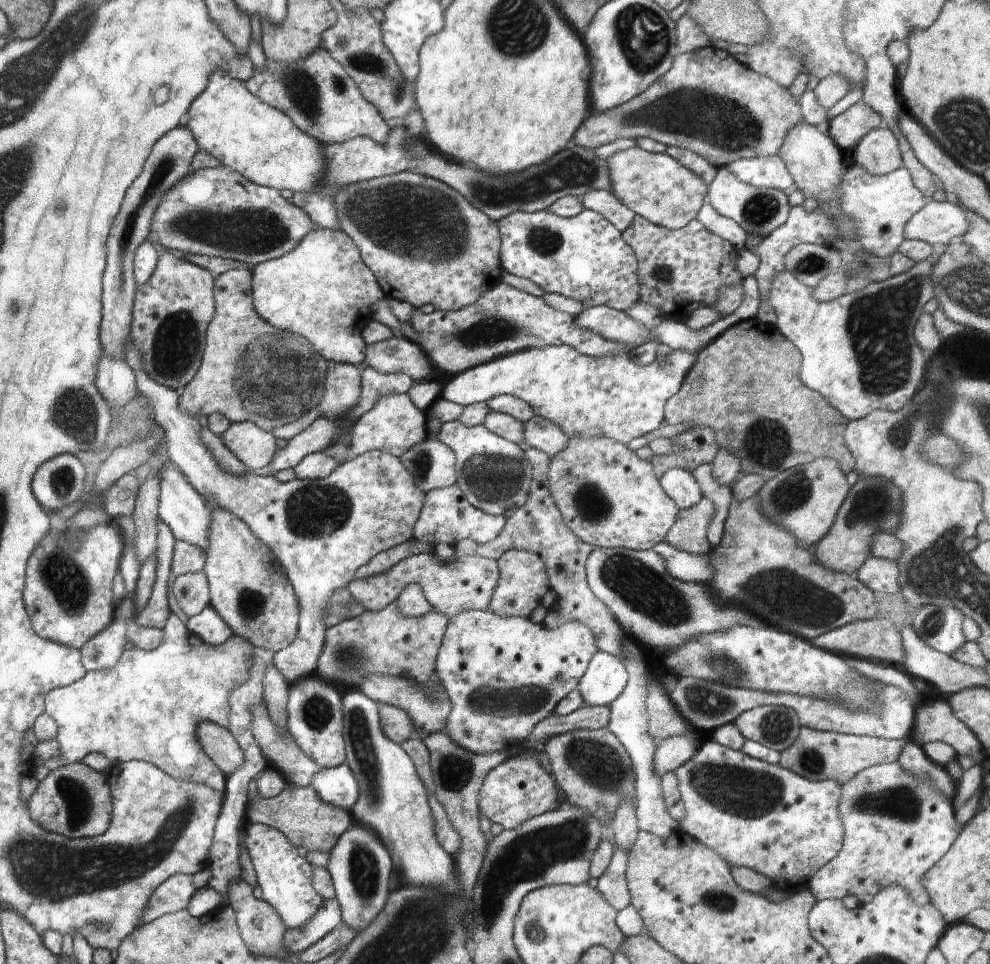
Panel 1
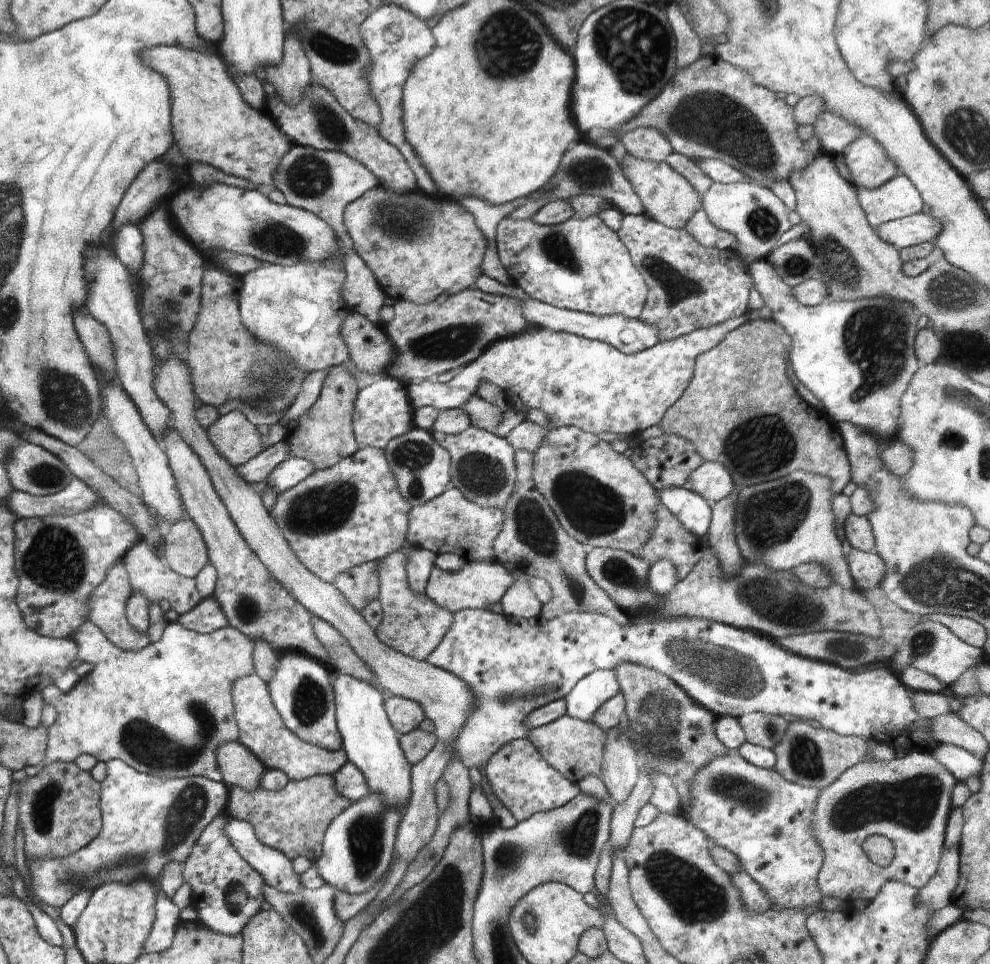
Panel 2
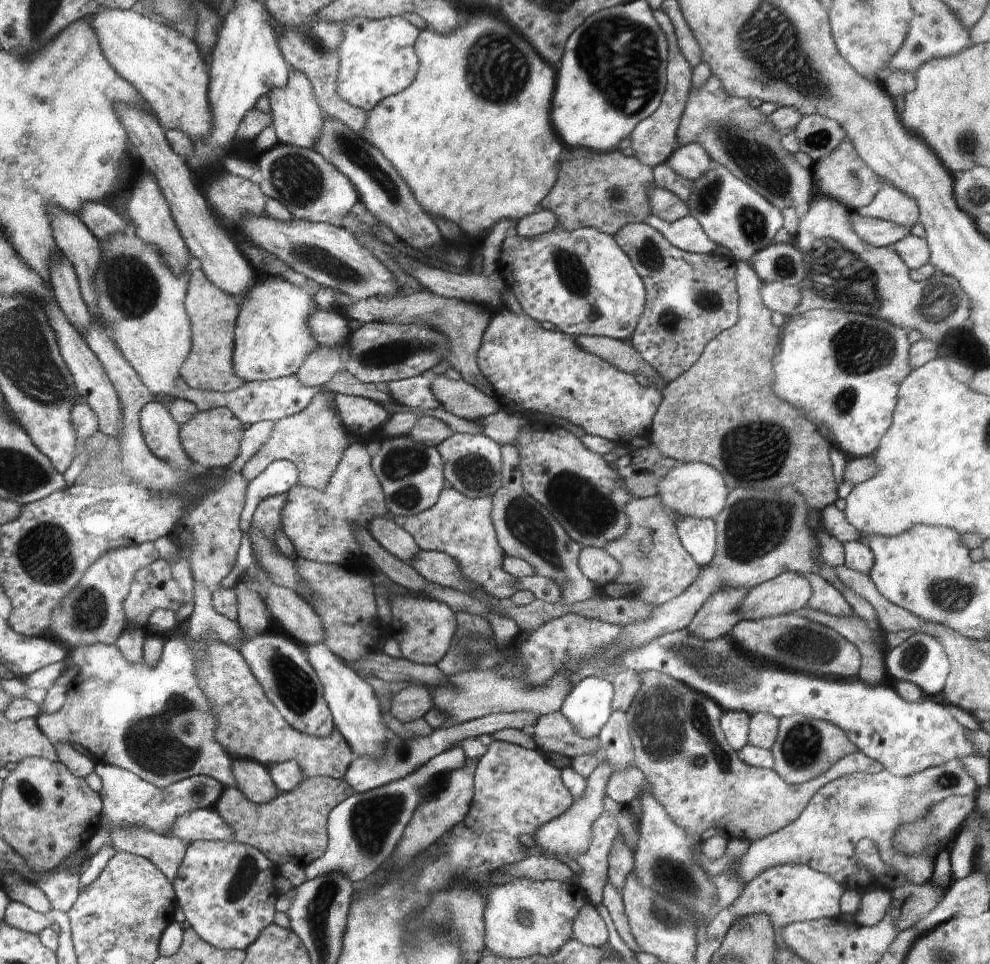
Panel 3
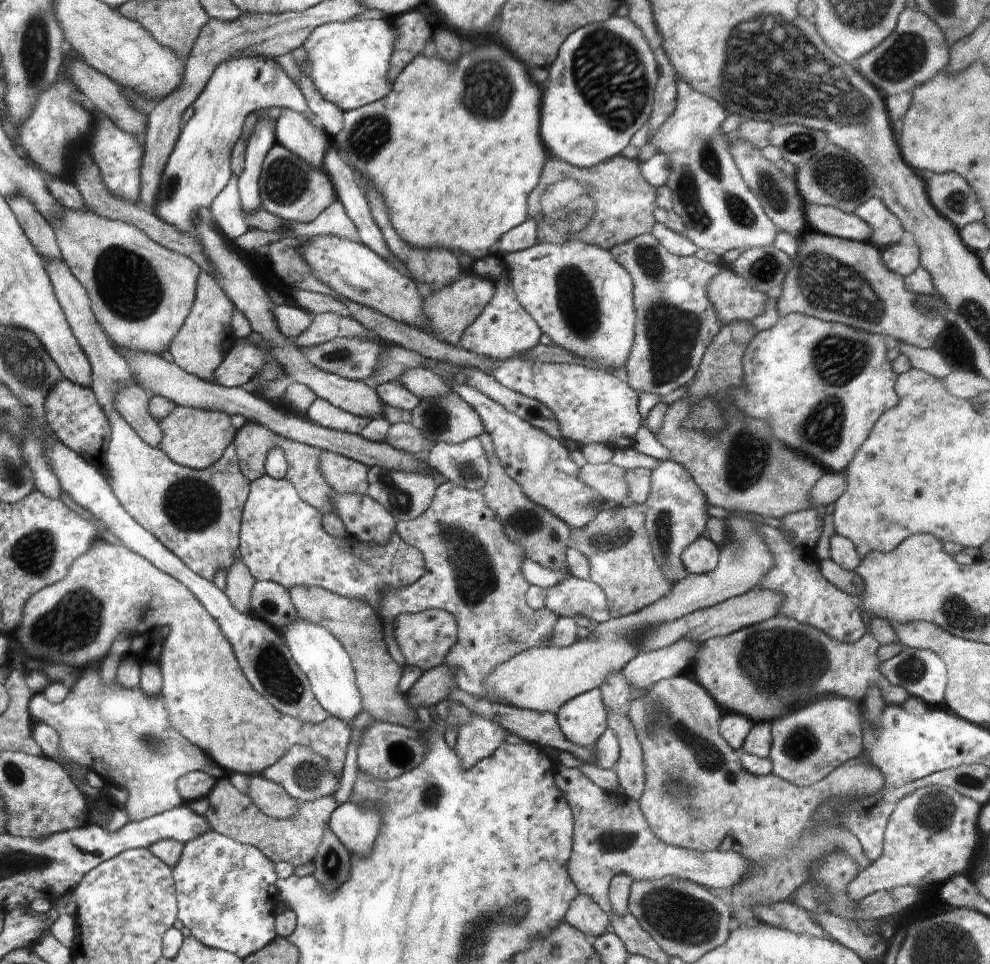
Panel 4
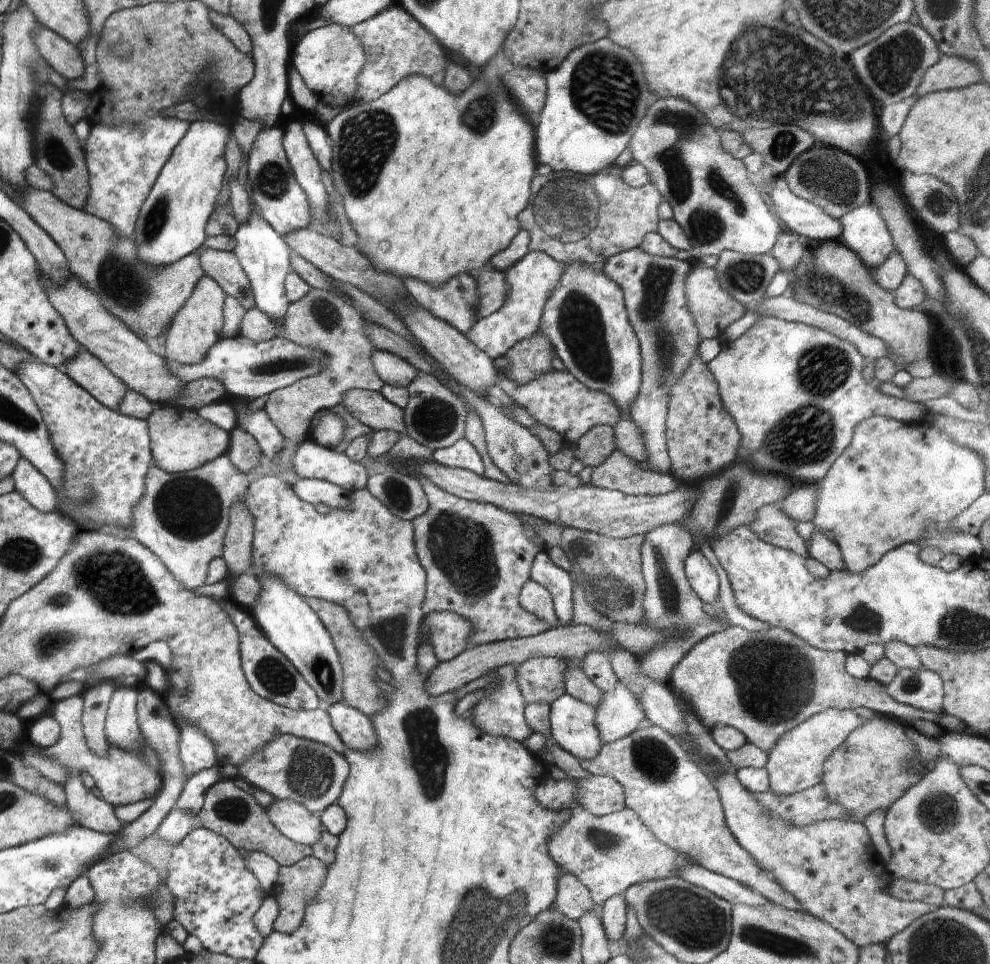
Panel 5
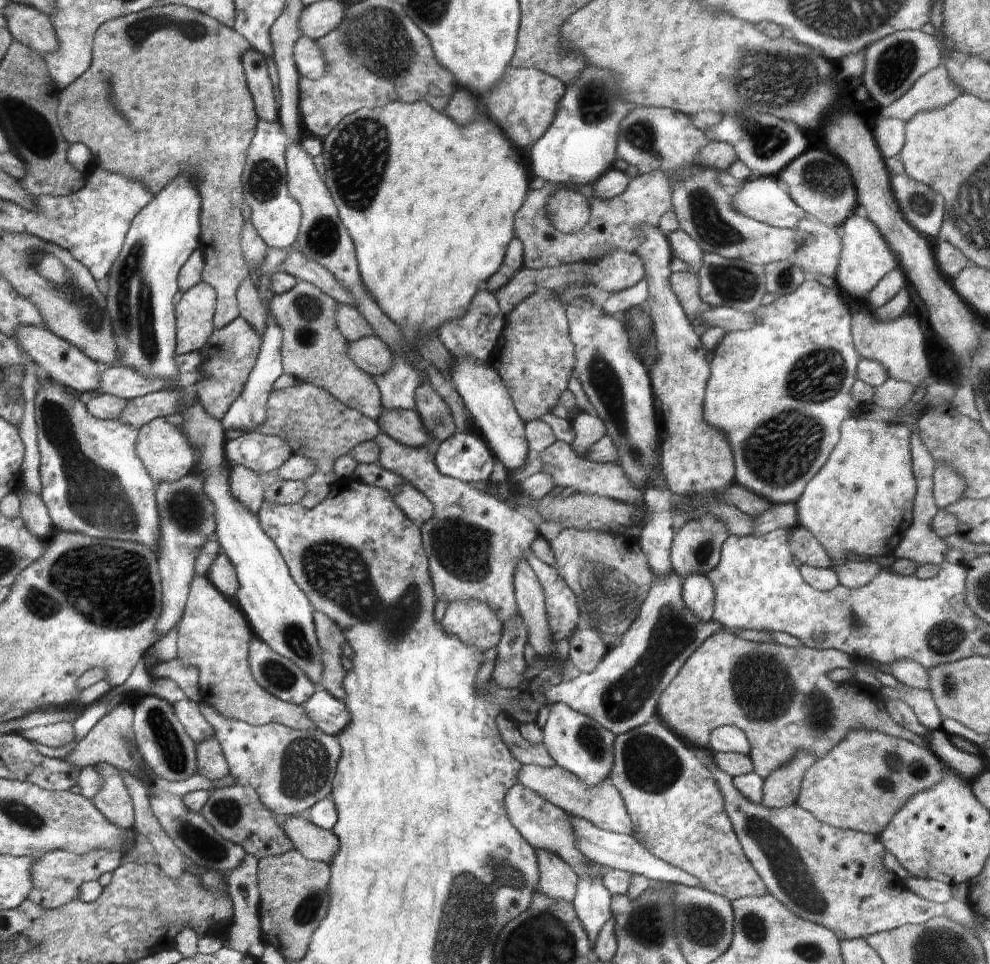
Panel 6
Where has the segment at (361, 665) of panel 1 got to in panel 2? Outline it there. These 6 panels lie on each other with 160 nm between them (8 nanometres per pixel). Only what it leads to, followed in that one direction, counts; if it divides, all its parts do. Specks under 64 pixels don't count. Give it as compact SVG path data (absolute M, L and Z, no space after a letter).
M406 540L405 545L400 550L376 561L379 574L378 600L381 604L383 619L375 633L386 646L392 647L395 651L419 661L426 661L428 655L440 644L446 632L449 631L450 625L453 623L453 614L449 610L438 606L428 595L412 592L407 581L407 560L410 551L411 544Z

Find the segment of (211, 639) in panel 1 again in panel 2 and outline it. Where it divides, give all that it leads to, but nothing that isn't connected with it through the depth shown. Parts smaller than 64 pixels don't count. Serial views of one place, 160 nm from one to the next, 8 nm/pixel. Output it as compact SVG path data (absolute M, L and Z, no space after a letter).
M212 596L203 598L192 610L179 616L178 622L191 631L209 635L229 625L218 601Z

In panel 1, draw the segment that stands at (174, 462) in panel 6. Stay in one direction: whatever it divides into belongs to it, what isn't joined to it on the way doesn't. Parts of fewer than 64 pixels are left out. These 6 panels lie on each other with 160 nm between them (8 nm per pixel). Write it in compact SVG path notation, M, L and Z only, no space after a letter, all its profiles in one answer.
M250 421L231 423L220 438L238 460L253 472L264 472L278 452L273 433Z

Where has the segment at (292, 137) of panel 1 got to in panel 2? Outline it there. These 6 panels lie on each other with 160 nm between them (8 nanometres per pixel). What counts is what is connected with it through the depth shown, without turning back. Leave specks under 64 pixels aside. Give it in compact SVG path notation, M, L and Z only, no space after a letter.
M160 45L143 49L142 63L160 73L167 80L172 96L173 139L184 158L195 162L206 163L218 167L222 172L243 178L256 188L268 191L274 189L278 167L282 159L292 151L294 143L277 126L276 121L266 110L252 108L241 95L236 81L229 74L226 62L207 49L204 51L187 49L178 45Z

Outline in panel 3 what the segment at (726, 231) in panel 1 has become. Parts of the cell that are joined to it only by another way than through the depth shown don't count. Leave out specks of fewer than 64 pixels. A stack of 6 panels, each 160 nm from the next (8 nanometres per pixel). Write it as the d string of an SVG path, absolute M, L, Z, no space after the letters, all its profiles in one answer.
M650 214L646 216L644 223L658 230L672 246L684 252L713 254L718 248L718 244L708 239L702 226L690 215L675 222L665 222Z

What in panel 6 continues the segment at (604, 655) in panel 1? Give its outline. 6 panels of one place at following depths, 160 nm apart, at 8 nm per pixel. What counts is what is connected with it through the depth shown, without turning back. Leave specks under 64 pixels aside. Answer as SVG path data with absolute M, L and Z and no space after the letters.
M558 702L554 703L550 710L550 716L541 731L543 744L554 764L570 774L574 774L582 784L596 786L610 778L610 772L614 768L614 741L615 737L602 726L574 708Z

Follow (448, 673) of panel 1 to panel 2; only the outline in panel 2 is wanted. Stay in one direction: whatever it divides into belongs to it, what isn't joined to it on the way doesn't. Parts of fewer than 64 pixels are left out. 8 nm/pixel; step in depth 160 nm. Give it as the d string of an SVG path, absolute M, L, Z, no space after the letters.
M462 609L453 614L453 623L450 625L449 631L446 632L444 638L440 641L440 644L428 655L426 658L430 664L435 667L443 668L448 672L454 673L458 678L461 678L467 685L468 688L473 693L474 704L473 709L468 713L465 725L458 731L457 741L447 747L446 743L438 740L434 745L434 748L420 761L411 768L411 783L412 783L412 796L409 800L408 806L404 810L404 814L401 816L401 821L399 822L395 843L393 848L393 853L391 854L392 862L387 875L385 876L385 881L380 887L378 894L375 899L366 908L366 913L371 913L374 917L380 912L386 910L384 908L385 903L391 898L391 895L395 891L395 888L401 883L402 877L406 874L408 870L408 865L415 859L415 856L424 848L434 836L438 819L440 816L440 810L437 807L437 800L435 797L435 784L440 780L445 768L453 762L453 759L457 756L459 761L469 770L469 768L478 768L480 772L486 768L489 758L498 752L505 744L512 742L516 739L526 739L529 734L529 726L527 725L527 718L533 710L539 709L541 706L548 704L549 702L565 698L565 696L575 687L575 684L584 678L584 675L590 674L596 669L614 669L617 664L620 663L638 663L650 668L655 671L670 677L679 687L684 689L684 692L688 696L691 696L695 701L698 701L702 706L705 706L710 711L713 711L716 716L723 717L724 715L738 719L746 713L764 713L767 715L782 716L786 719L789 717L794 717L795 720L812 719L818 721L824 729L828 729L837 732L842 736L857 736L859 739L874 739L879 743L886 743L892 748L904 747L907 750L907 754L912 751L918 752L931 752L933 748L938 744L931 740L931 733L929 732L929 720L923 719L914 709L913 702L910 698L908 690L904 687L904 684L899 680L897 675L890 673L884 668L872 668L872 670L859 669L859 670L848 670L839 667L838 665L827 663L821 660L811 659L810 657L805 657L787 648L784 648L780 643L776 642L775 639L771 639L766 635L761 635L760 633L741 629L738 627L733 627L727 624L717 623L711 620L701 619L701 618L690 618L690 617L677 617L676 619L656 619L654 616L649 614L640 614L636 618L630 617L630 620L618 624L615 620L608 618L607 616L598 613L587 613L587 612L576 612L570 611L569 613L557 616L552 620L544 619L540 614L536 618L512 618L511 616L506 616L502 613L493 613L488 609Z

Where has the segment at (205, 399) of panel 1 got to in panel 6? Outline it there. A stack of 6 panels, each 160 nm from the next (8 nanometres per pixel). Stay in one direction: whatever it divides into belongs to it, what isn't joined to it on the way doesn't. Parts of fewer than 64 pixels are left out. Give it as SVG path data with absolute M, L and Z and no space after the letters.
M202 281L184 292L177 305L178 355L201 351L213 335L216 290Z

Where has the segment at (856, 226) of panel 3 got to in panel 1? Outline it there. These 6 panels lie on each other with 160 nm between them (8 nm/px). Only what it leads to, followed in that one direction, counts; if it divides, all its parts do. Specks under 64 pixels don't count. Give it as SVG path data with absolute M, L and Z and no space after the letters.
M929 200L905 226L905 238L946 247L952 238L963 238L969 231L970 221L958 200Z

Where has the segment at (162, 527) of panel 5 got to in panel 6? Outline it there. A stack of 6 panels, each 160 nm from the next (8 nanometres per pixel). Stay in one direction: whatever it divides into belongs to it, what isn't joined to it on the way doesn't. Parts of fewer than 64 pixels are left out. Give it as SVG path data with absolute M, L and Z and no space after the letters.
M191 471L189 475L186 475L184 479L178 480L176 482L165 482L158 484L158 504L162 504L162 524L166 524L166 544L162 544L162 552L158 552L157 560L162 560L161 572L161 616L158 616L157 621L157 631L158 631L158 640L154 640L154 644L159 642L163 637L165 637L168 632L181 620L185 605L187 602L188 593L190 592L190 583L196 574L196 561L198 557L198 552L201 552L201 549L205 547L206 540L214 539L217 535L217 525L214 524L214 504L212 500L206 500L206 494L204 494L204 482L198 474L194 474L194 471Z

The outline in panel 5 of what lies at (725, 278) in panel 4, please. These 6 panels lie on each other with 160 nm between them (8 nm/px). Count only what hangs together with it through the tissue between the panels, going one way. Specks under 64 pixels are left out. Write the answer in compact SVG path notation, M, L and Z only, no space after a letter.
M694 265L688 278L684 280L684 296L686 296L686 306L692 314L693 325L696 326L696 332L702 339L723 338L726 327L731 326L746 314L746 305L740 304L726 290L720 288L714 268Z

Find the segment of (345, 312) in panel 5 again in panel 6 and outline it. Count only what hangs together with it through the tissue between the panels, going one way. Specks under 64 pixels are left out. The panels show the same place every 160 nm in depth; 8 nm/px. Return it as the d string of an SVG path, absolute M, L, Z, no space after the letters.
M298 281L289 292L276 294L265 303L267 312L274 316L276 324L282 328L281 362L284 374L292 376L298 383L308 382L308 384L324 388L338 402L342 402L345 406L358 410L366 418L376 421L382 414L381 396L378 386L376 386L376 382L374 382L374 378L370 374L362 372L352 362L352 358L348 354L348 346L350 344L342 338L342 334L336 328L336 320L334 320L336 304L330 296L323 294L314 284L304 281Z

